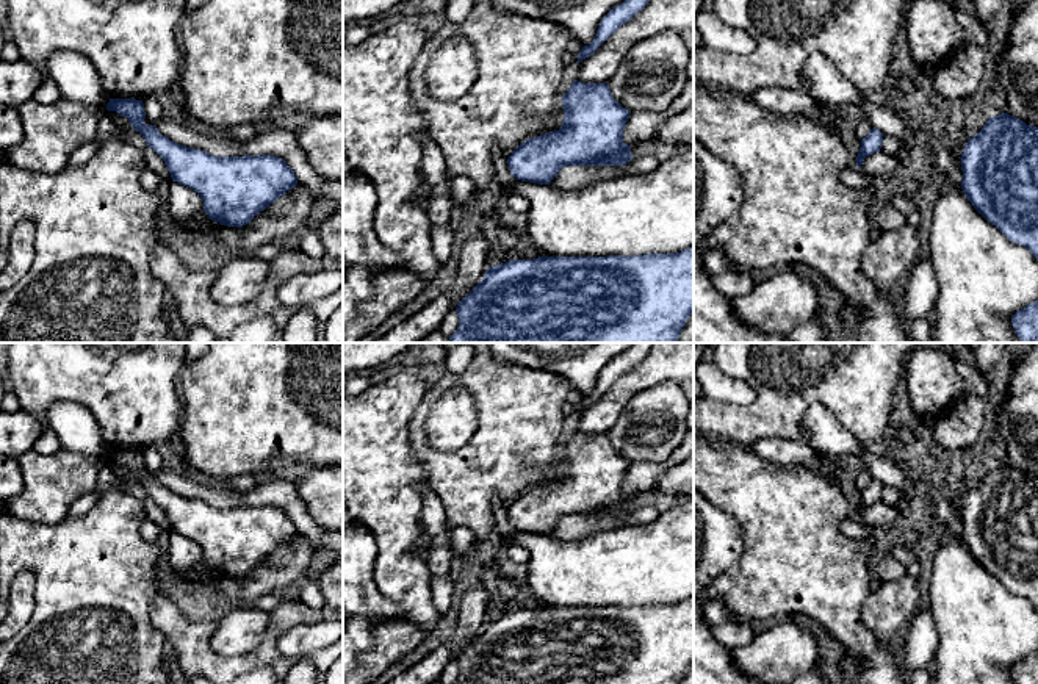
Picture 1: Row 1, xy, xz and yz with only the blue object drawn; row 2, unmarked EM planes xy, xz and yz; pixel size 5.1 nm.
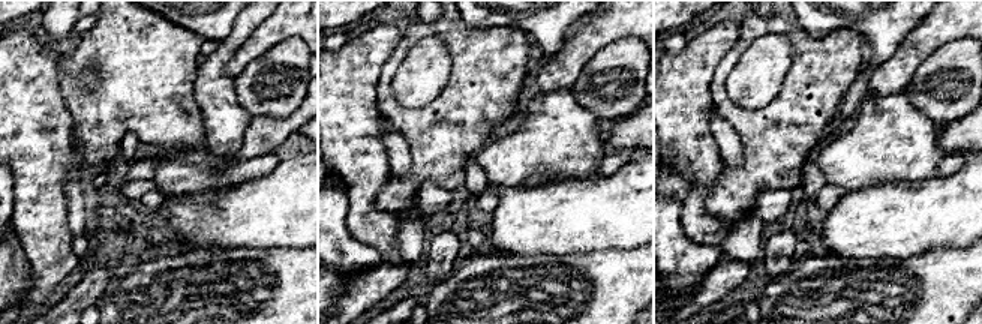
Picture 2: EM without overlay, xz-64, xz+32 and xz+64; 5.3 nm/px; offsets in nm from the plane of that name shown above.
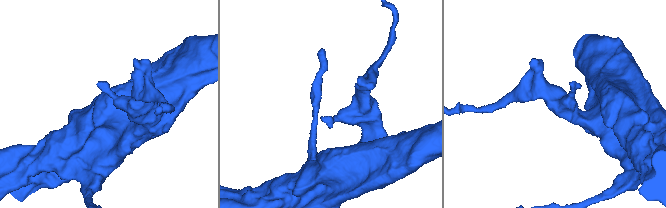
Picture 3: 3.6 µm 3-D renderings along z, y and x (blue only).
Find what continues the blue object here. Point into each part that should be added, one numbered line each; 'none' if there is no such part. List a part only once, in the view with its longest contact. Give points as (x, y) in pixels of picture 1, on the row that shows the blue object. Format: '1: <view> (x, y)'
none

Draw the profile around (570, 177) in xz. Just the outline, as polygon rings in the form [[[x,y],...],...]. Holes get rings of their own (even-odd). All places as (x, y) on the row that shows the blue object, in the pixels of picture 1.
[[[648,150],[623,166],[565,166],[550,186],[559,191],[576,191],[622,175],[647,175],[659,166],[659,160]]]

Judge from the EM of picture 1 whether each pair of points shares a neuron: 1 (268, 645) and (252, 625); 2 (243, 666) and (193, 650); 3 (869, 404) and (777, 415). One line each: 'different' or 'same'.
1: different
2: same
3: same

